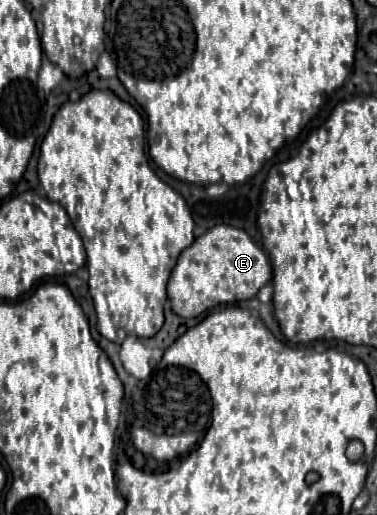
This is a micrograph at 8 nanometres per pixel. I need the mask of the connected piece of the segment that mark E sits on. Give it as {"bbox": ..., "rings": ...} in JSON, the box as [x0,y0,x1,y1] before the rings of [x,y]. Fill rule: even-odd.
{"bbox":[167,225,273,317],"rings":[[[217,225],[205,235],[197,237],[191,247],[187,247],[177,265],[171,271],[167,285],[167,295],[171,309],[179,317],[199,317],[201,313],[235,301],[253,299],[261,287],[265,287],[273,277],[269,257],[251,241],[251,237],[237,227]]]}

